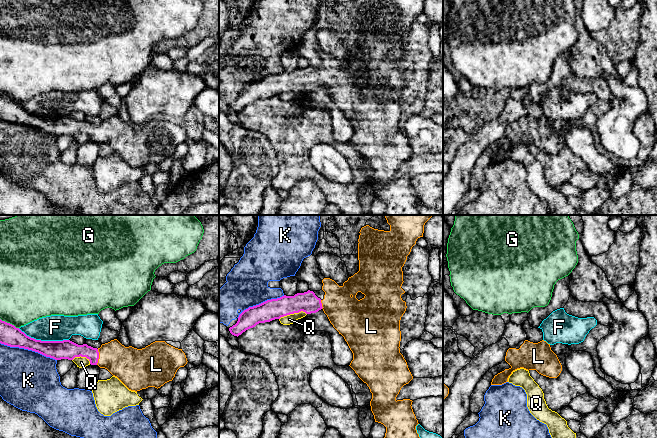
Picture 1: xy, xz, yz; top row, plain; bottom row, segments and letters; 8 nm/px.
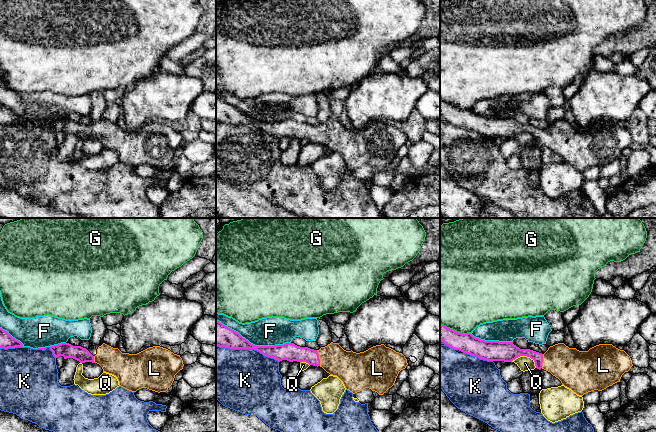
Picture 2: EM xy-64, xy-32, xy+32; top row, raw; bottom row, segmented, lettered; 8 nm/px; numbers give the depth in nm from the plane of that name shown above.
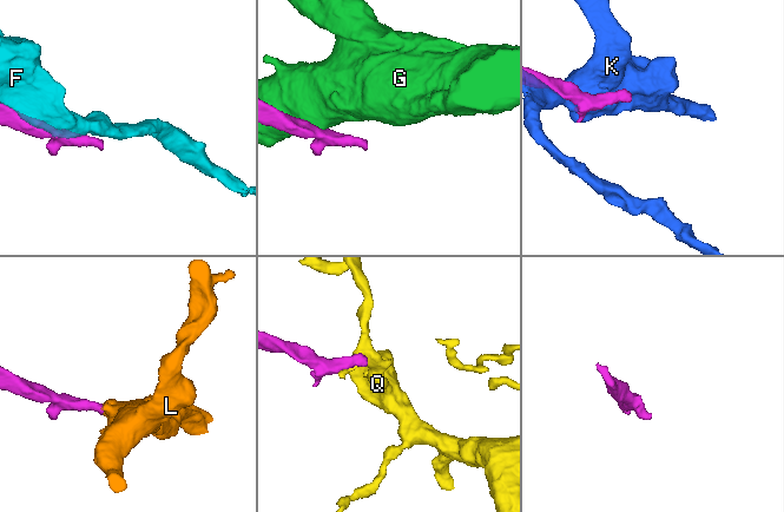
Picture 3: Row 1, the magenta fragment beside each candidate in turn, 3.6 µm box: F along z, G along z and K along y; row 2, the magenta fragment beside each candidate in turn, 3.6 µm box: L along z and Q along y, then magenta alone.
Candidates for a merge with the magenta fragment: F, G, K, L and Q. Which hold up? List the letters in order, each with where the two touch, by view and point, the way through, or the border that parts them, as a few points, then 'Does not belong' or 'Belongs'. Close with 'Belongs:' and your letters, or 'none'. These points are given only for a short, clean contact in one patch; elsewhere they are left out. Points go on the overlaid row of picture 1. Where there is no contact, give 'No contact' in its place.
F: Touches magenta at xy (43, 341). Does not belong
G: Touches magenta at xy (9, 323). Does not belong
K: Touches magenta at xy (28, 349). Does not belong
L: Touches magenta at xy (98, 357). Path across: xy (69, 350), (84, 350), (98, 357), (115, 357), (128, 364). Belongs
Q: Touches magenta at xz (292, 313). Boundary: xz (306, 313), (302, 311), (294, 312), (284, 315), (279, 319). Does not belong
Belongs: L

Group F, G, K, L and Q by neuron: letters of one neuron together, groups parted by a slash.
F / G / K / L / Q

